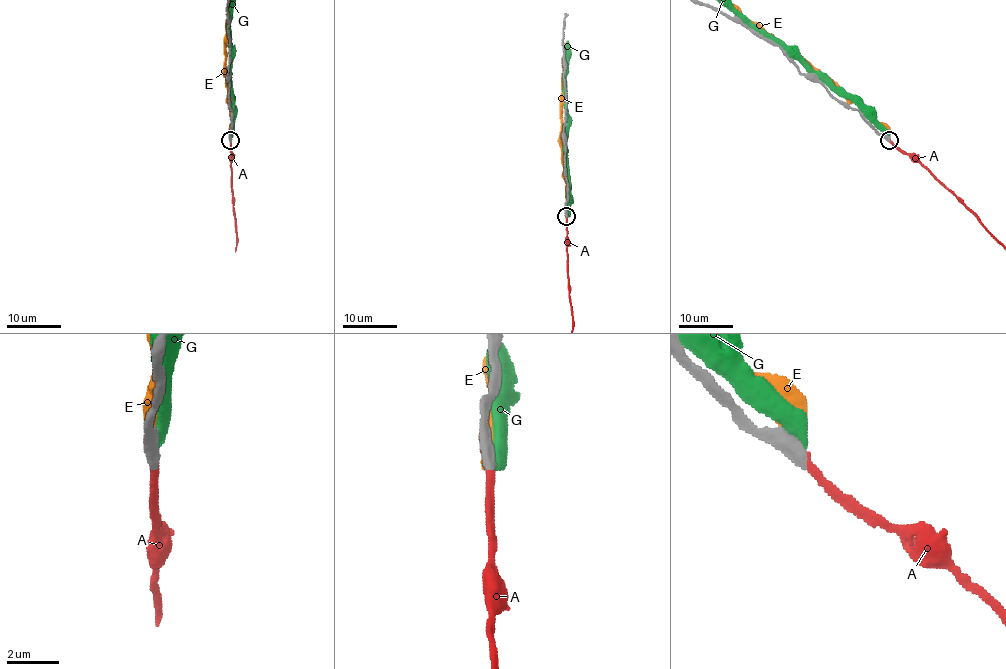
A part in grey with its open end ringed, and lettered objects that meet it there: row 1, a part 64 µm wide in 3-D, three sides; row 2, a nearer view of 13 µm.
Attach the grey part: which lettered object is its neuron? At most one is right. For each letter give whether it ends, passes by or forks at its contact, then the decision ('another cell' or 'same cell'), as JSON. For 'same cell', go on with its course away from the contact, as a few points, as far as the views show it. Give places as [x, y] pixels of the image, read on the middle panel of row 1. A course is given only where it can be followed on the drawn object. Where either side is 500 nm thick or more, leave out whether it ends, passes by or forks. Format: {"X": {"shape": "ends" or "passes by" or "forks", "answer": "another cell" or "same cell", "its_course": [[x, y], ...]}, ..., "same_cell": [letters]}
{"A": {"answer": "same cell"}, "E": {"answer": "another cell"}, "G": {"answer": "another cell"}, "same_cell": ["A"]}

